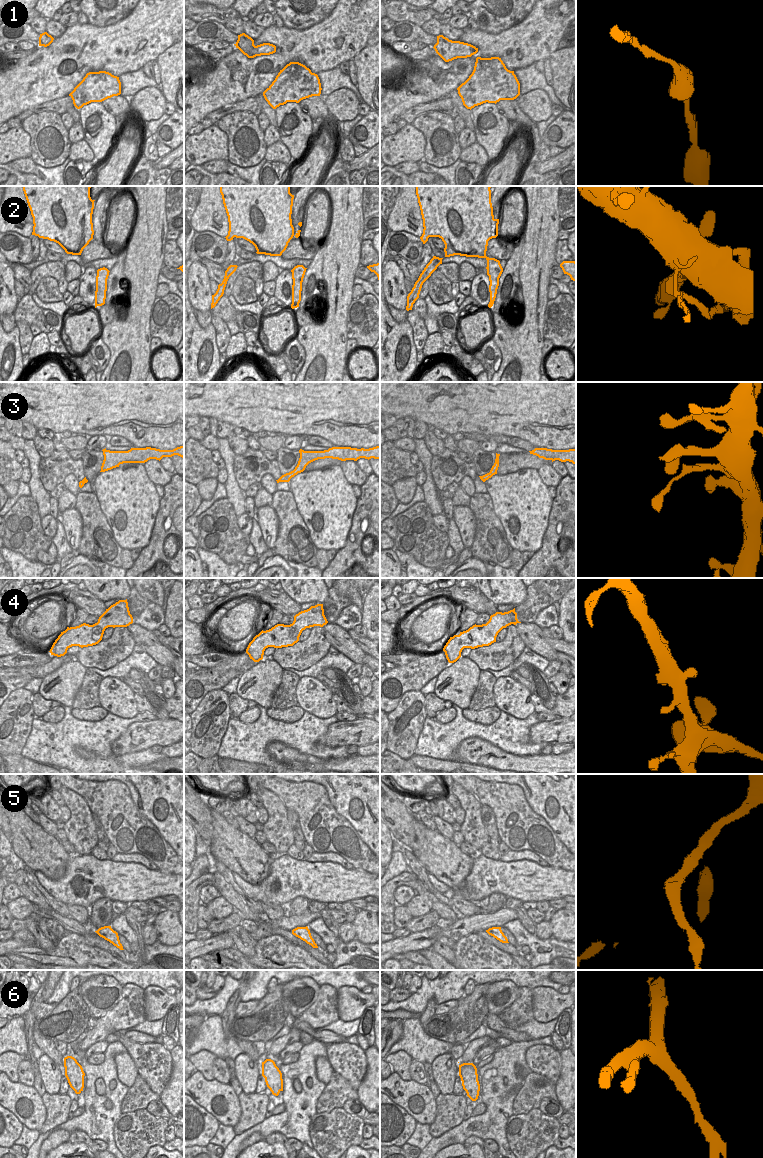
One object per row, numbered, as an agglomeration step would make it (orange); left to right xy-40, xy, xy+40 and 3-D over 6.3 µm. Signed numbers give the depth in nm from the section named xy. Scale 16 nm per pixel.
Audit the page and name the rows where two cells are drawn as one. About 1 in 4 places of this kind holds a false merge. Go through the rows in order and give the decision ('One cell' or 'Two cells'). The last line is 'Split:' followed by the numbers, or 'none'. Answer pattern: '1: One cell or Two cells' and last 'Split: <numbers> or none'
1: One cell
2: Two cells
3: One cell
4: One cell
5: One cell
6: One cell
Split: 2.

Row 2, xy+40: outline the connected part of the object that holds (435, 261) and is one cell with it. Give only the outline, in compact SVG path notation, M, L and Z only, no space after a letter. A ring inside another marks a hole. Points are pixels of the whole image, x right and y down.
M433 256L433 258L430 260L430 262L426 265L424 270L422 271L423 279L426 281L431 274L437 269L437 267L442 264L442 259L436 256Z

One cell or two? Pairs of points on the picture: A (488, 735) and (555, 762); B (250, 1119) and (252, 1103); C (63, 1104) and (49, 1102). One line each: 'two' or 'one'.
A: two
B: one
C: one

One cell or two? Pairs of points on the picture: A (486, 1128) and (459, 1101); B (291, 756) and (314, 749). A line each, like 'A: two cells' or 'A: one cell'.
A: two cells
B: two cells

